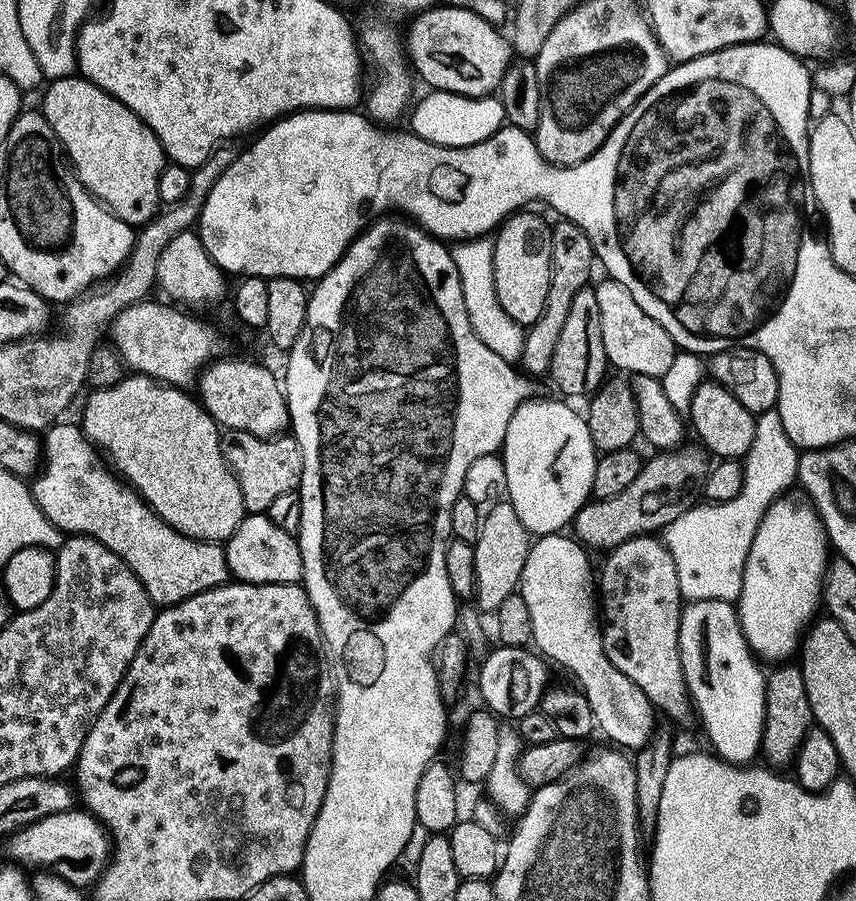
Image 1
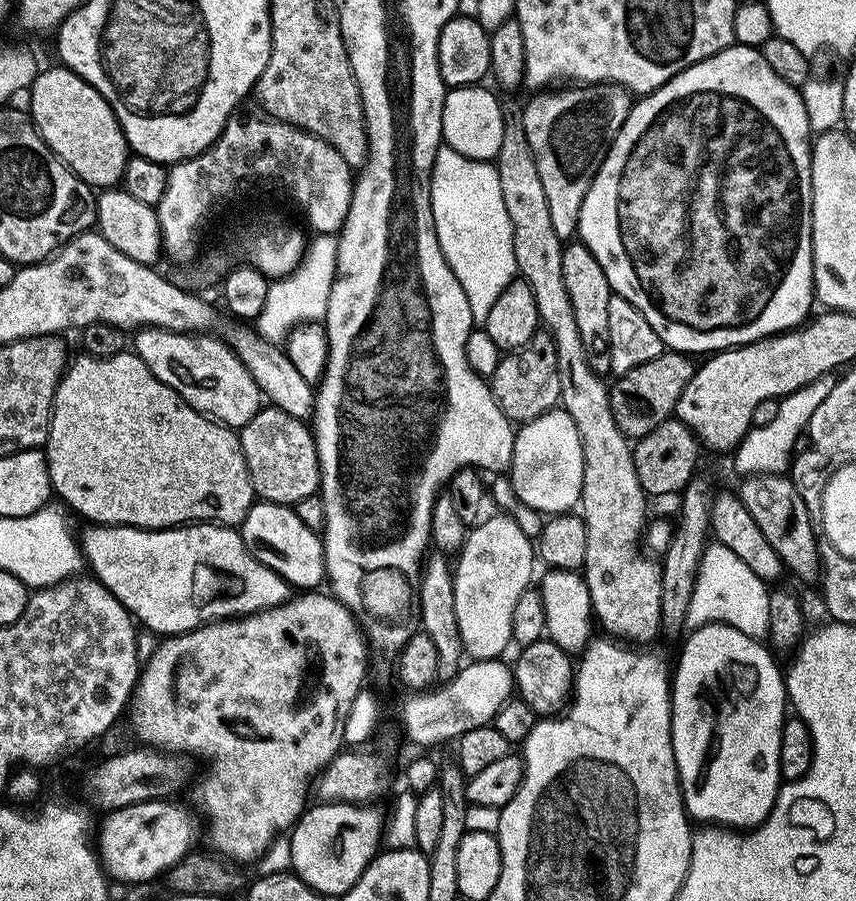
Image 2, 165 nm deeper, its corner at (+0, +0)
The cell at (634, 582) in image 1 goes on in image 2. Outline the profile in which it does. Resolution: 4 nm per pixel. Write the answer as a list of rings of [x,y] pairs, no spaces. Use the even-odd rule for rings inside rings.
[[[512,98],[501,99],[500,109],[504,112],[502,146],[498,146],[494,163],[498,182],[502,184],[502,202],[506,202],[506,214],[510,214],[516,271],[519,279],[530,286],[539,323],[551,335],[558,360],[559,407],[574,422],[578,442],[582,444],[582,490],[578,508],[588,527],[582,577],[589,588],[595,619],[608,631],[605,633],[609,637],[624,642],[652,640],[662,628],[662,574],[660,564],[651,555],[636,553],[646,528],[644,510],[649,501],[634,470],[633,445],[614,422],[609,385],[603,384],[588,365],[589,357],[578,334],[576,315],[562,278],[562,241],[554,234],[550,222],[546,192],[538,178],[521,109],[518,104],[516,108]]]

